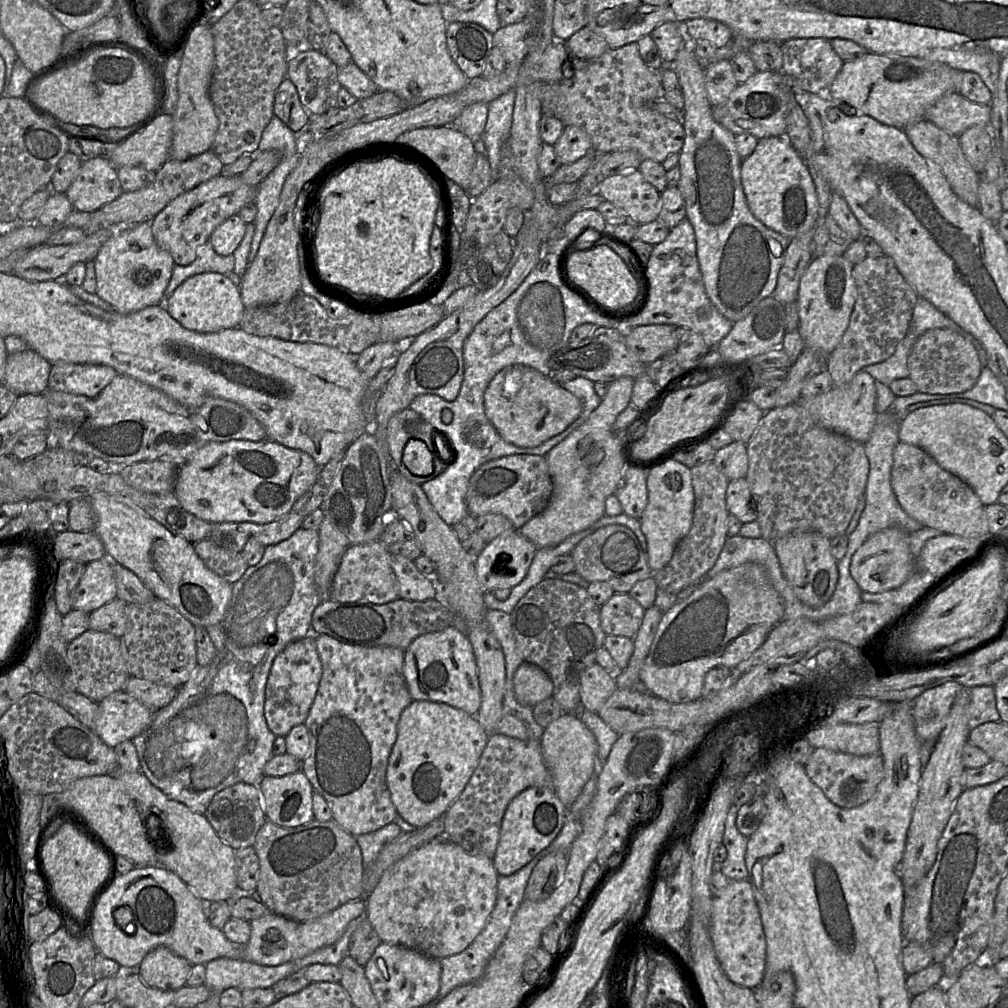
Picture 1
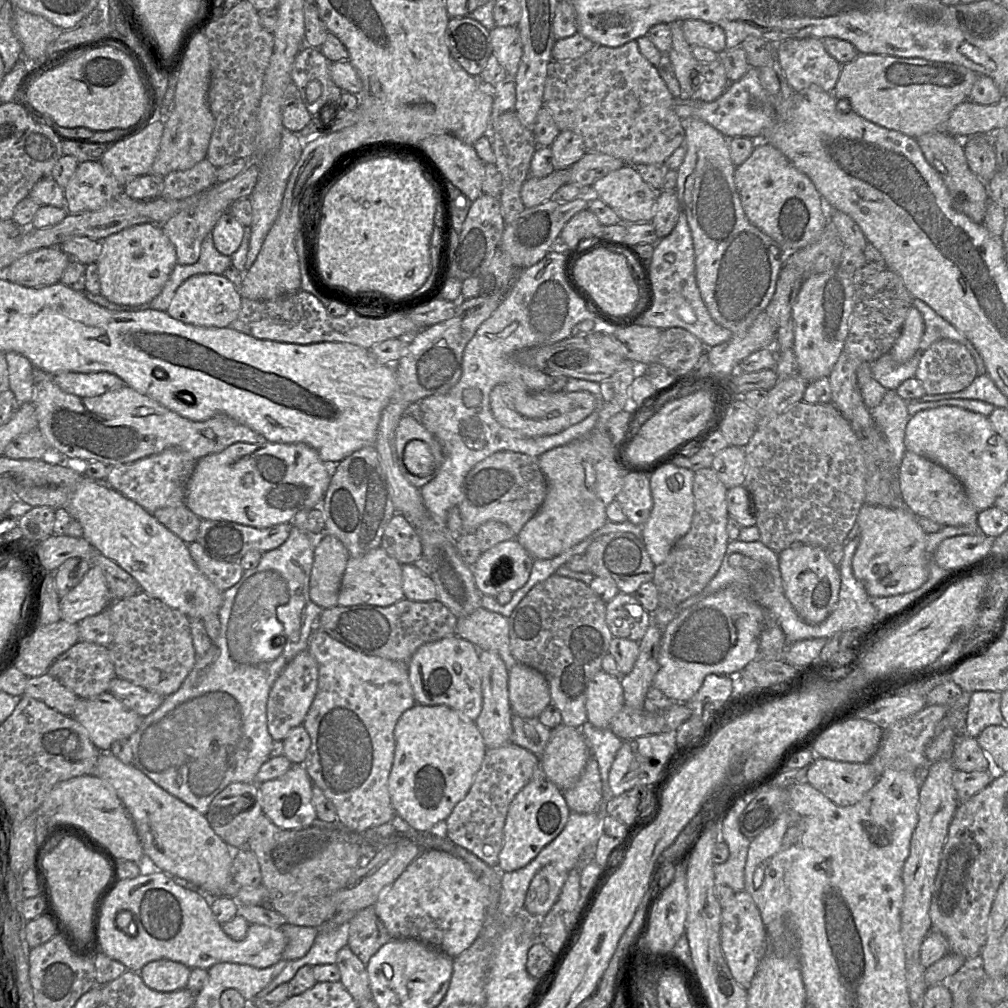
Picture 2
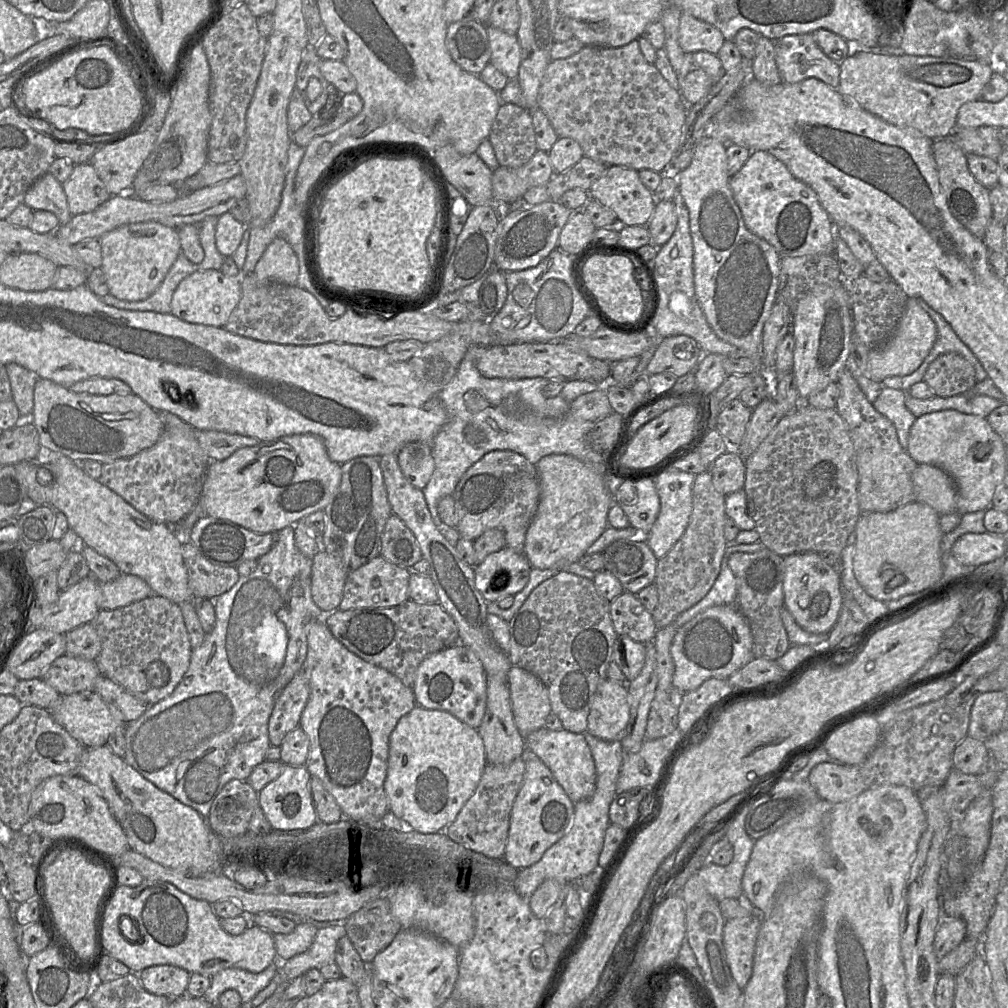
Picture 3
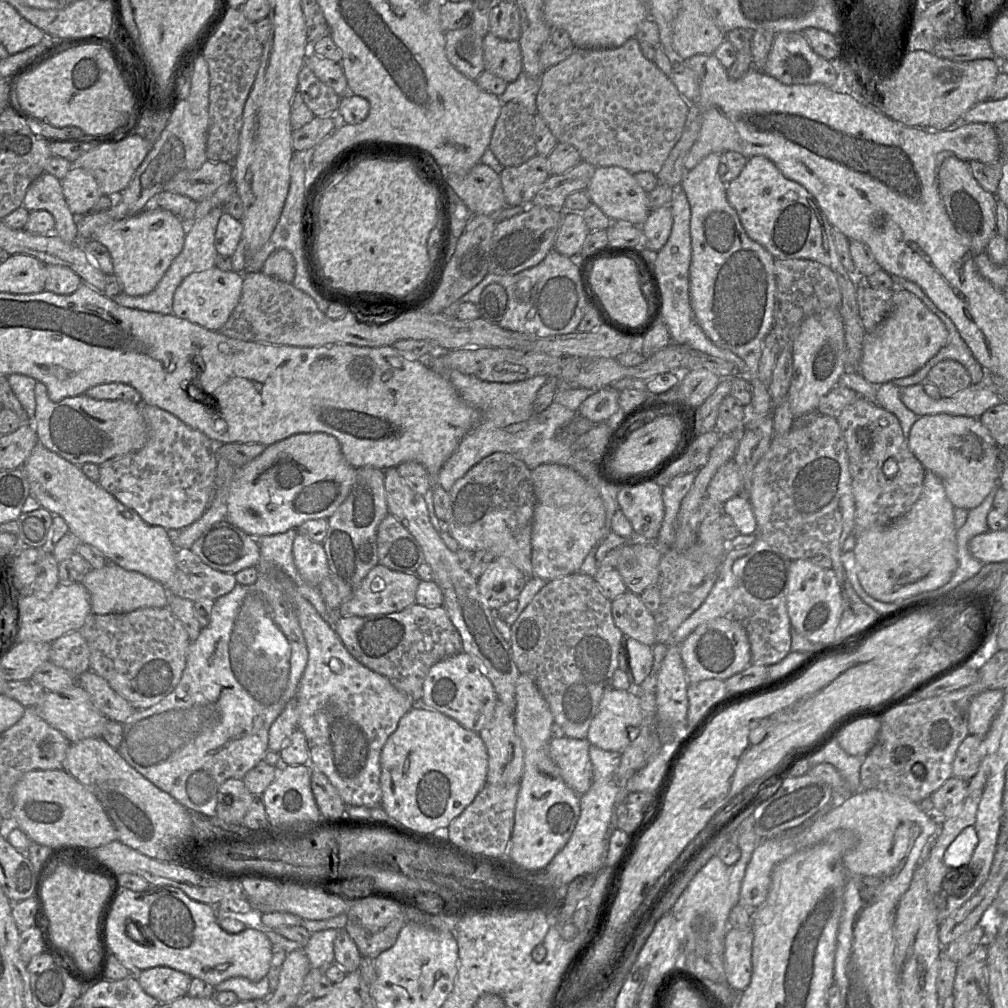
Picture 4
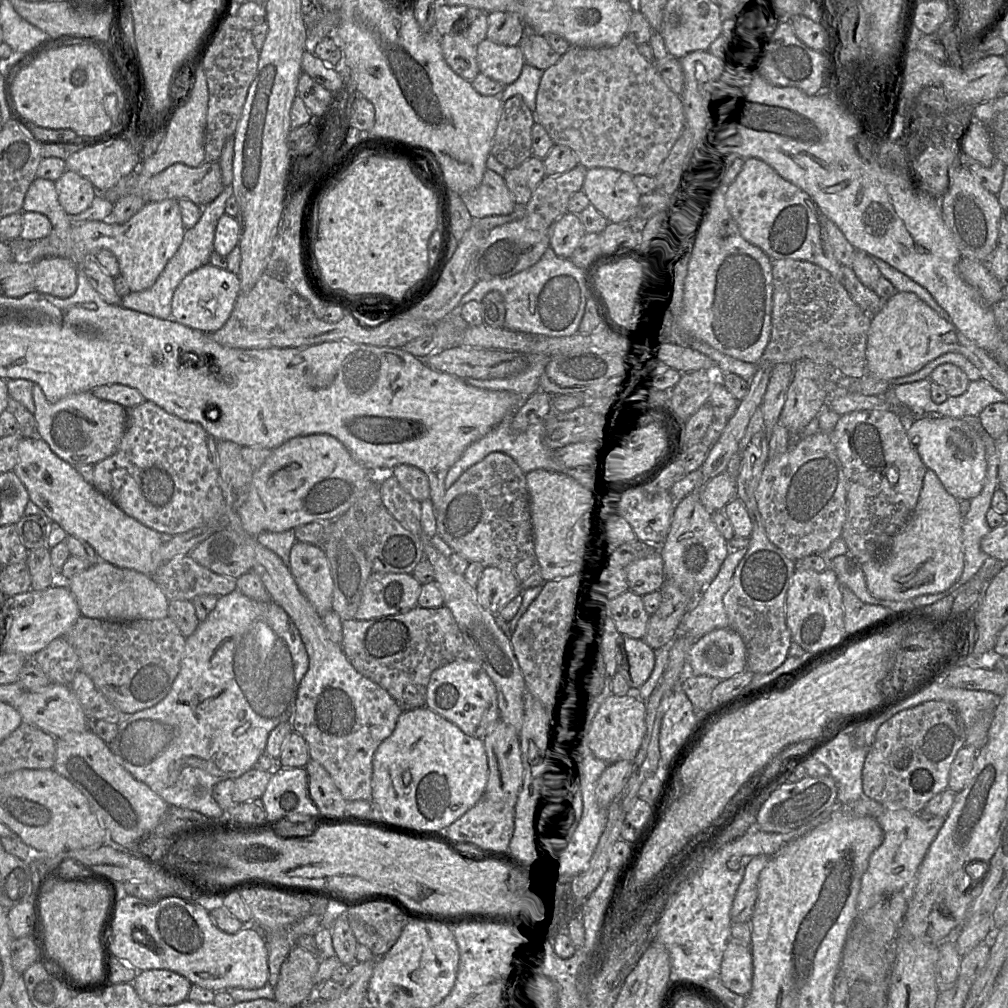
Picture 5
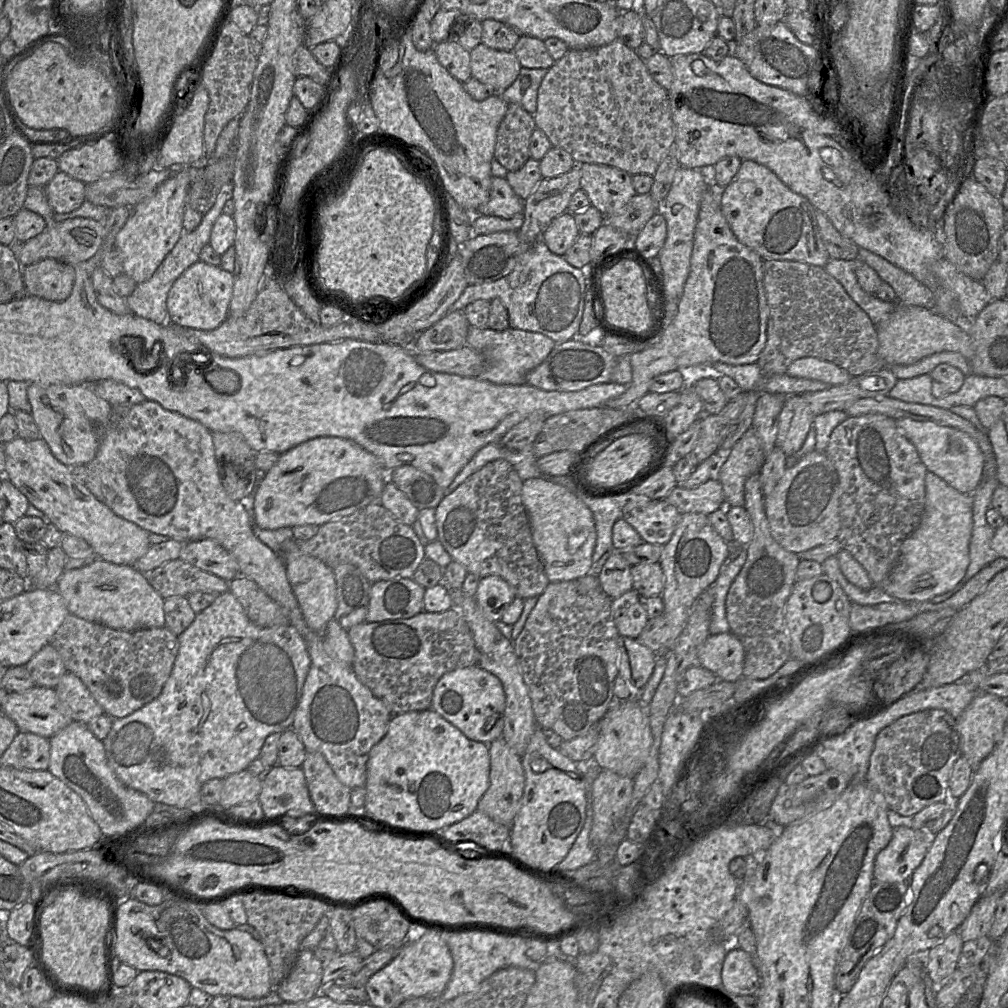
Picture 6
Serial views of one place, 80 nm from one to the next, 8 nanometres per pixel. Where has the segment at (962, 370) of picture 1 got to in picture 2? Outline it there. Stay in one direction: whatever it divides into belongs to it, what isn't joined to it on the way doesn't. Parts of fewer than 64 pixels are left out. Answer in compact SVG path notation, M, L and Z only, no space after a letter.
M941 339L921 352L914 378L919 380L929 395L960 392L977 377L977 366L968 349L955 341Z

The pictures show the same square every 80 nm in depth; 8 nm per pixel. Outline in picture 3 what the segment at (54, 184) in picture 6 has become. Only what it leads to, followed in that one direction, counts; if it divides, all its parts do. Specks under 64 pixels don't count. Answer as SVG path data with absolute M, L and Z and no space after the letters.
M90 163L76 164L62 187L72 216L89 213L111 197Z

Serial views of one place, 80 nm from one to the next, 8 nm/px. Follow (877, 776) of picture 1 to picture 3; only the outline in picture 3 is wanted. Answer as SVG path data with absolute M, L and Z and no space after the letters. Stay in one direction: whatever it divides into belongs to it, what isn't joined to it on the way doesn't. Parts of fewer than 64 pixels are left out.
M819 763L807 781L821 799L831 803L852 800L867 789L860 766L842 763Z

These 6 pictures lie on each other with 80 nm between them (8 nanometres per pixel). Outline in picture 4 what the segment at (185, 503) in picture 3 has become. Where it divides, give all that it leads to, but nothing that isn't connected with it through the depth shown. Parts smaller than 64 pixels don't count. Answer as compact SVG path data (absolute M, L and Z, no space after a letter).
M142 404L141 412L148 430L145 446L138 451L114 457L100 464L97 482L119 502L134 510L146 523L161 526L166 530L181 530L197 521L208 508L216 476L216 444L202 432L187 426L166 410Z

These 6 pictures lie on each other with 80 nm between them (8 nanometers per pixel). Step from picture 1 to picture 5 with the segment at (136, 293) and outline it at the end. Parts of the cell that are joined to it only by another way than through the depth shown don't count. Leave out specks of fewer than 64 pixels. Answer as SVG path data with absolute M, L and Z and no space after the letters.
M166 199L145 204L124 224L110 220L73 223L72 237L89 255L101 249L113 252L119 263L120 275L126 280L130 291L140 292L155 283L180 247L185 231L178 200Z

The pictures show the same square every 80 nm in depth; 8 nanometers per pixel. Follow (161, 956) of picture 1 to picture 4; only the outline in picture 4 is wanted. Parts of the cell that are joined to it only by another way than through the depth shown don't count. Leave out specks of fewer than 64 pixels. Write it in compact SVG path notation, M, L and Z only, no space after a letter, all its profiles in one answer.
M157 966L142 970L138 982L148 995L159 1003L169 1003L187 995L191 979L184 972Z

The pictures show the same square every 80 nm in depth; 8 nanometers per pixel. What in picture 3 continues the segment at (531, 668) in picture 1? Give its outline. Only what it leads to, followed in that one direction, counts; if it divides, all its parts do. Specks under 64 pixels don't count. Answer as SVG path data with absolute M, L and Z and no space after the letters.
M512 666L508 673L512 712L519 733L525 738L545 726L551 713L548 690L533 673Z

